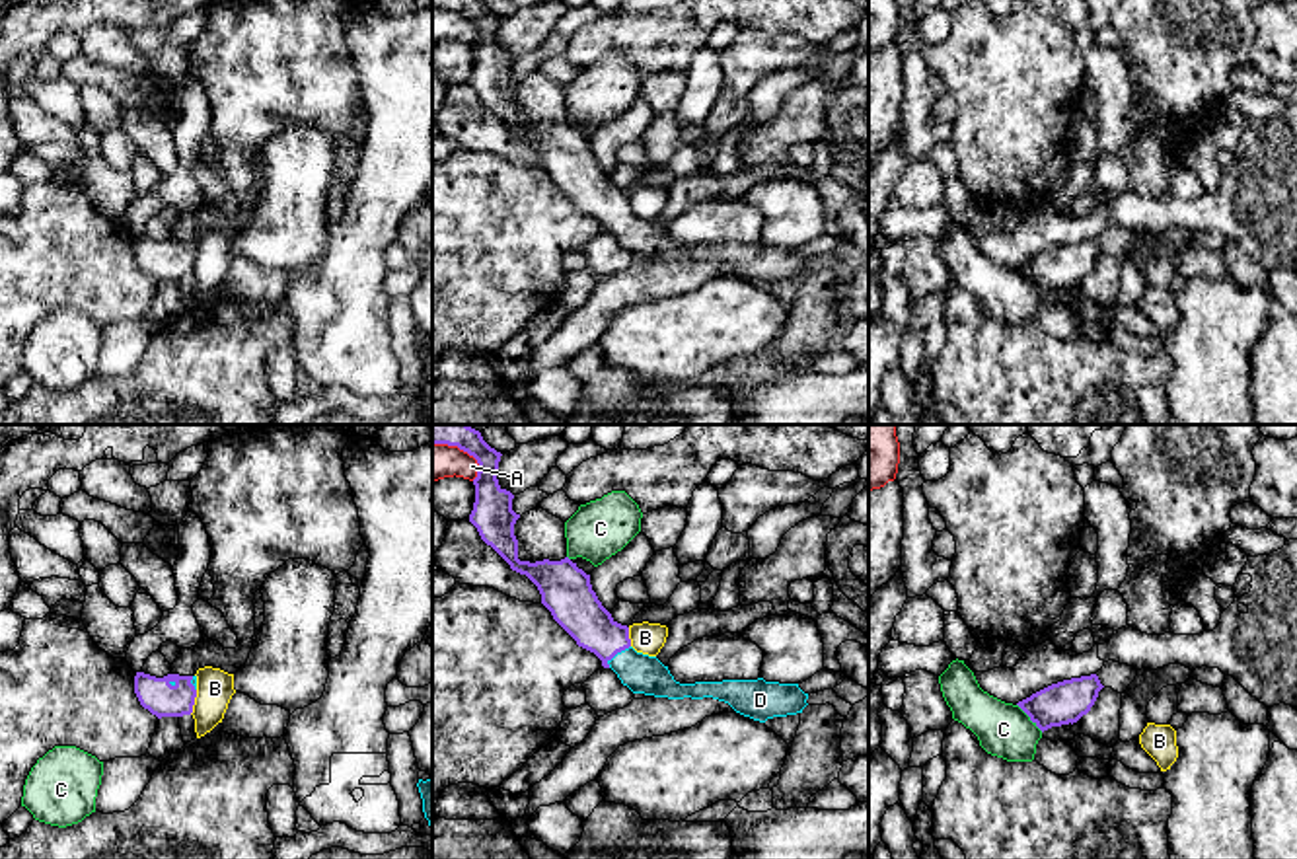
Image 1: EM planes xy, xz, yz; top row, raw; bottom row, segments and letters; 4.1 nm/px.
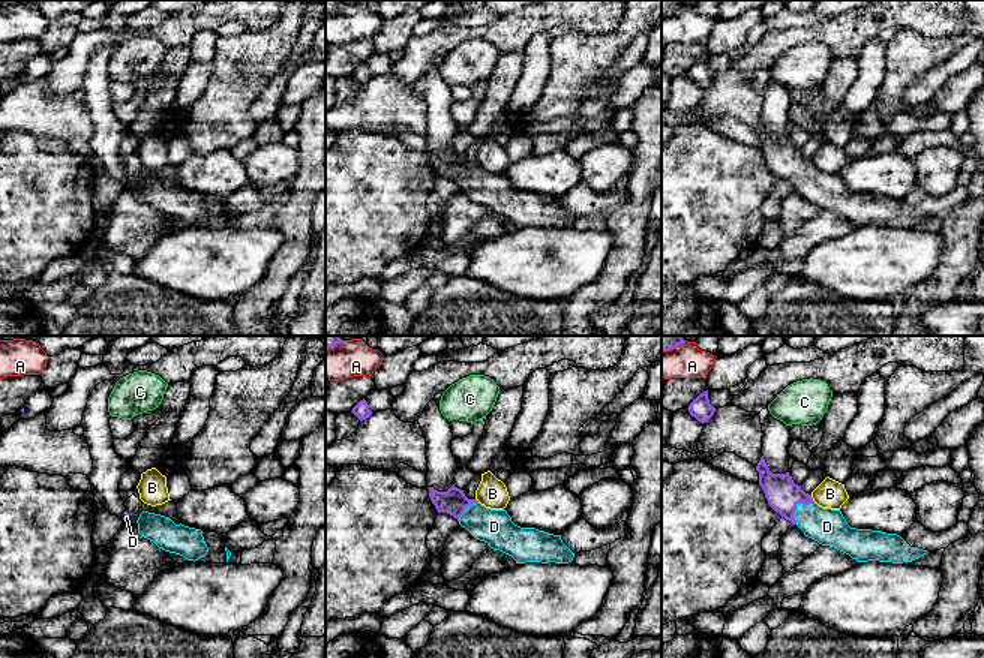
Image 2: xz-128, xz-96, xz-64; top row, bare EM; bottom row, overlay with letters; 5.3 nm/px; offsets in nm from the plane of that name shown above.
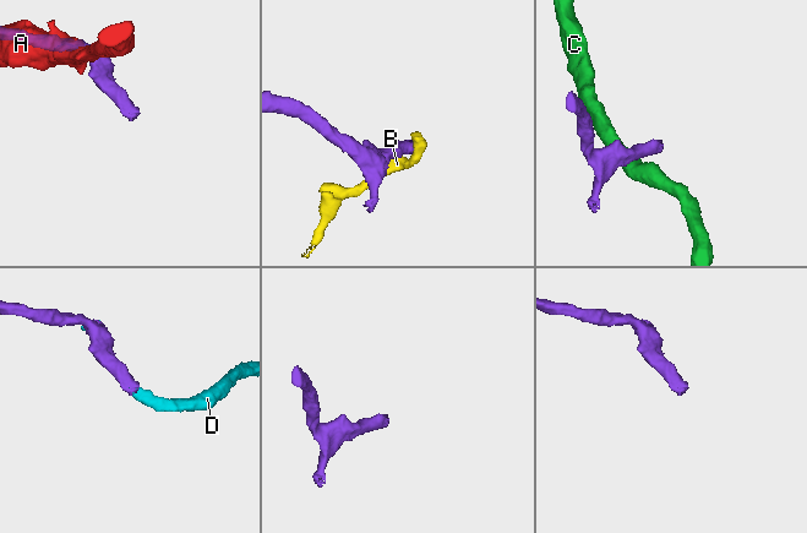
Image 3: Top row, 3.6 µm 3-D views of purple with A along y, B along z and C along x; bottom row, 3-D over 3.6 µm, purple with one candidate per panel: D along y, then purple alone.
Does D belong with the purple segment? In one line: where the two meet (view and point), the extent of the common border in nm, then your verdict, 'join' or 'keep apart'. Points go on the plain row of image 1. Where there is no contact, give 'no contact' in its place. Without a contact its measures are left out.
meets purple in xz at (616, 217); contact 130 nm long; join

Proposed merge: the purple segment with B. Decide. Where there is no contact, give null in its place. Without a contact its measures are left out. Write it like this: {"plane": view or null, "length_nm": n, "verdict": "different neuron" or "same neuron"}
{"plane": "xy", "length_nm": 110, "verdict": "different neuron"}

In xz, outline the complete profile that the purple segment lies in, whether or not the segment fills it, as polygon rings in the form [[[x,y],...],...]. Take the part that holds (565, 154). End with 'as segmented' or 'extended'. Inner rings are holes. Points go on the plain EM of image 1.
[[[432,0],[432,8],[458,10],[479,27],[475,66],[469,86],[481,103],[491,109],[512,134],[526,138],[539,154],[541,168],[553,183],[576,205],[594,216],[604,232],[611,232],[633,257],[668,263],[713,261],[728,267],[736,277],[765,286],[773,280],[802,277],[808,257],[798,247],[758,243],[723,243],[680,247],[656,220],[637,216],[631,210],[629,191],[617,187],[602,169],[590,148],[590,138],[569,121],[561,125],[520,125],[514,88],[520,82],[512,74],[514,58],[499,49],[497,35],[500,16],[483,0]]]; extended

